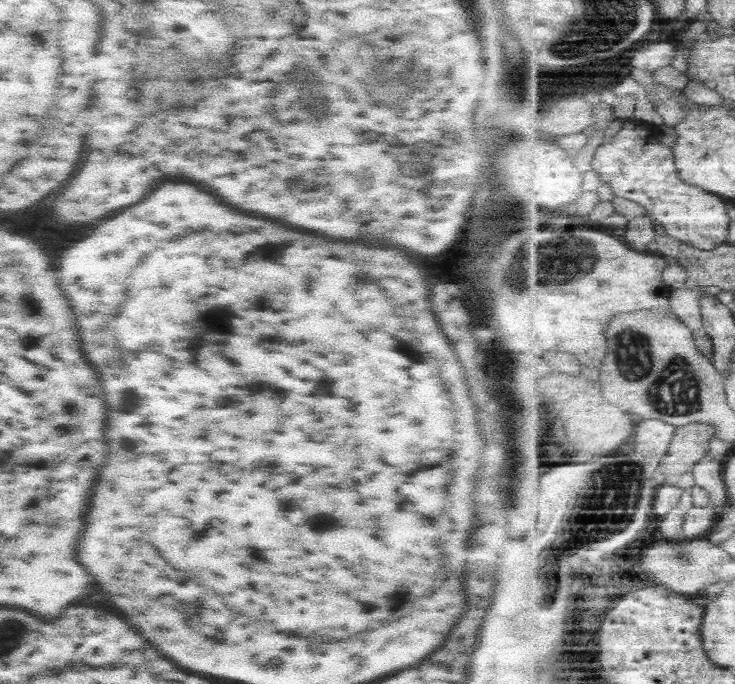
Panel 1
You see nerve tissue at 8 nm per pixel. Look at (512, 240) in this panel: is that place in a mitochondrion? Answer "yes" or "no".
yes

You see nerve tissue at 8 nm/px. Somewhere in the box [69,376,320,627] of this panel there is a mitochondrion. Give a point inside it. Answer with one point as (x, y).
(139, 400)

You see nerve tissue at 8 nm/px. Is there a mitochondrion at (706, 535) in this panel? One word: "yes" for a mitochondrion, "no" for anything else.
no

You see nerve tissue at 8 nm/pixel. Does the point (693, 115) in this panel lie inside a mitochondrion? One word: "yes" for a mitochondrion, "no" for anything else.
no

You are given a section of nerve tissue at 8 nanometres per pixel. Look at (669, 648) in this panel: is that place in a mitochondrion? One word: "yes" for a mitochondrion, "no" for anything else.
no

